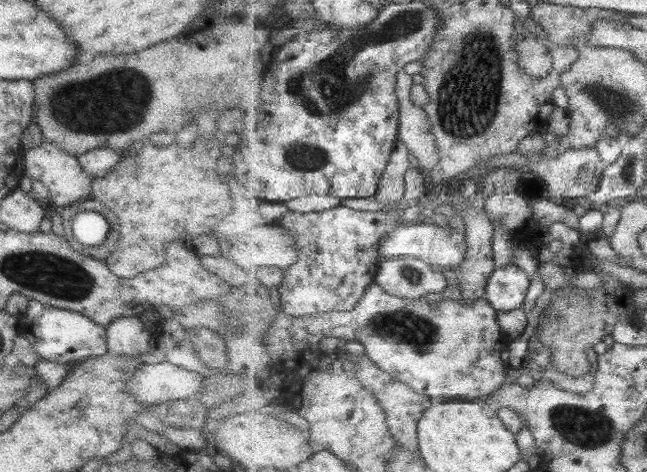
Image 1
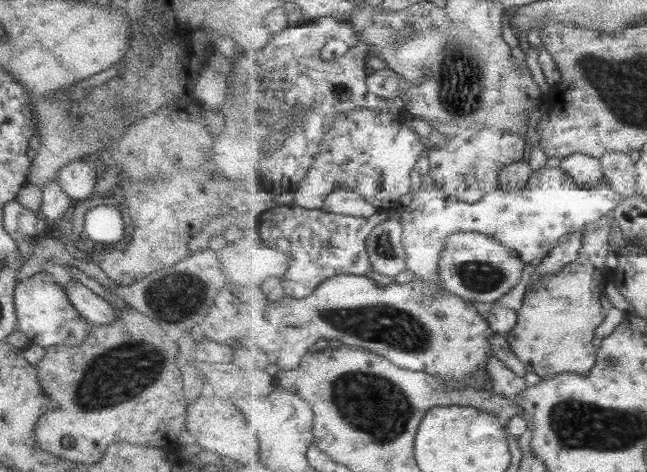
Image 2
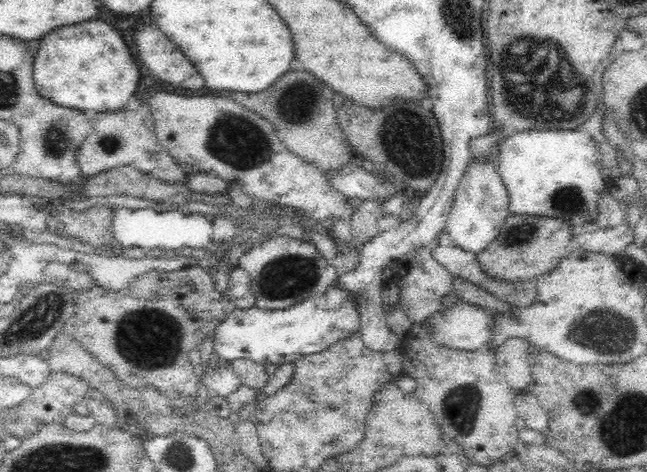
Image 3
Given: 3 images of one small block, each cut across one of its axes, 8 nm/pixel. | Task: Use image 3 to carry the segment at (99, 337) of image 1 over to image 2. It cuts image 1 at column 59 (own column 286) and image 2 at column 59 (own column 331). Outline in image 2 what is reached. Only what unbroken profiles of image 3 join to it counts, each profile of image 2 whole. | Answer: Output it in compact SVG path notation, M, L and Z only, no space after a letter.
M37 272L26 280L17 281L14 289L14 308L16 328L27 336L31 345L37 347L75 347L84 342L92 326L66 298L63 288L59 287L45 272Z

